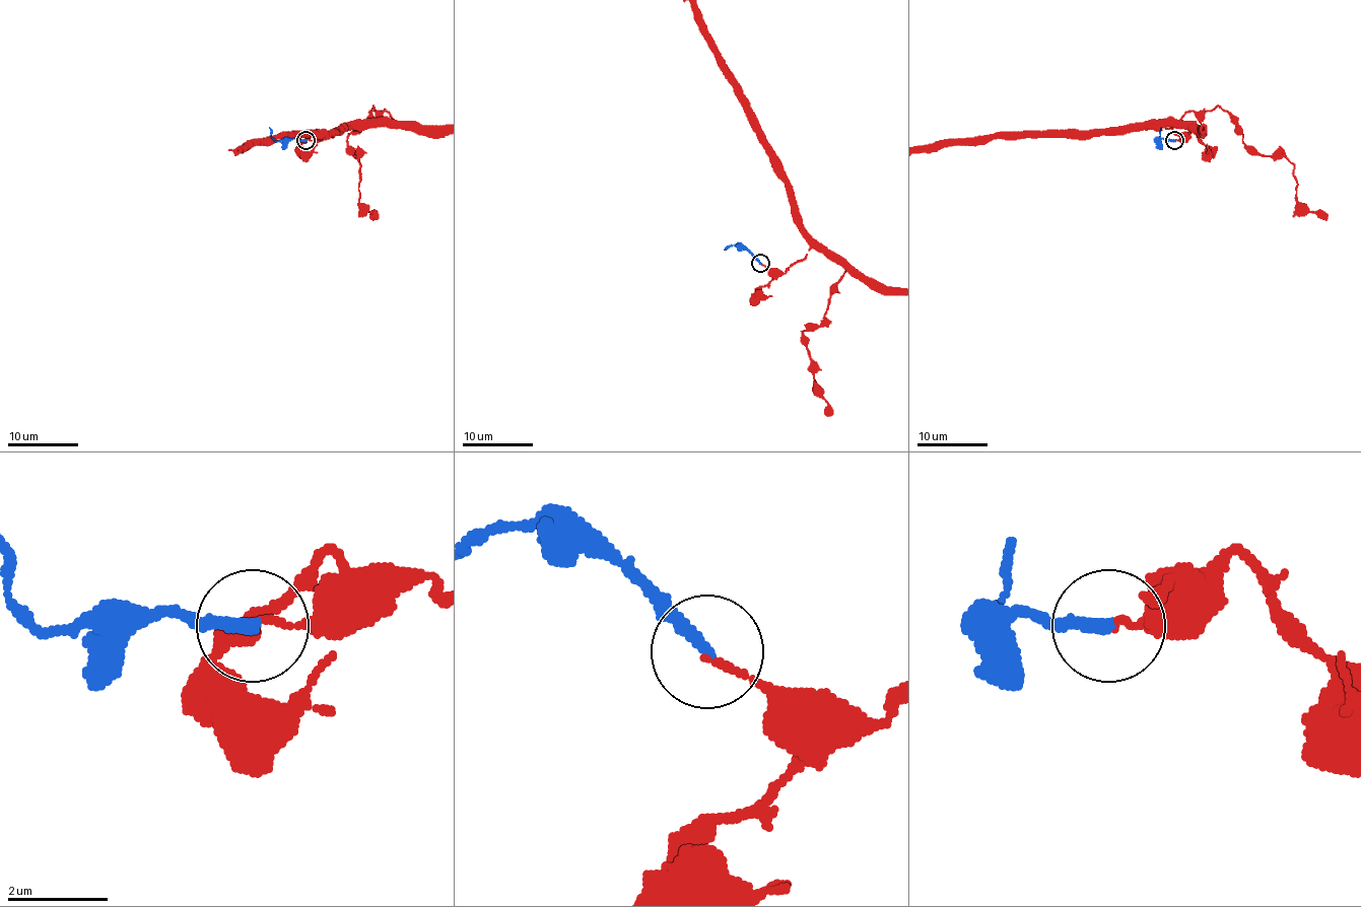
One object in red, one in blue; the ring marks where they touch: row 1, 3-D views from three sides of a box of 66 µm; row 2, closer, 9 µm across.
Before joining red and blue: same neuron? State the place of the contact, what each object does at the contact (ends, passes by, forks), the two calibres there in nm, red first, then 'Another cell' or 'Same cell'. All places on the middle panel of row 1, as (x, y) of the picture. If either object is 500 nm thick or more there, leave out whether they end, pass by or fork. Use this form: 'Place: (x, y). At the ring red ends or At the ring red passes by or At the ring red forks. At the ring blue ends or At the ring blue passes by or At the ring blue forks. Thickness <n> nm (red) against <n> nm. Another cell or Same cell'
Place: (760, 263). At the ring red ends. At the ring blue ends. Thickness 120 nm (red) against 260 nm. Another cell

